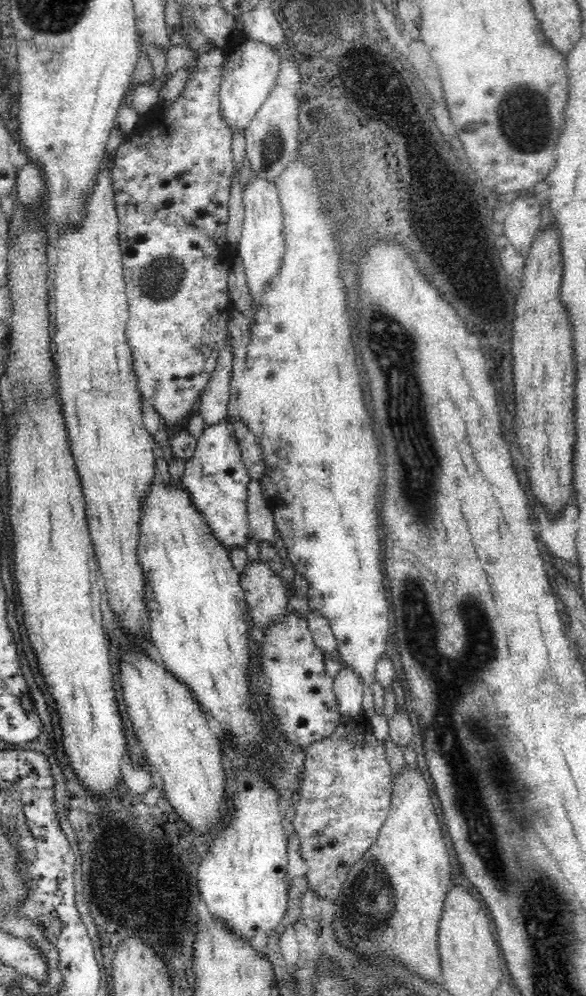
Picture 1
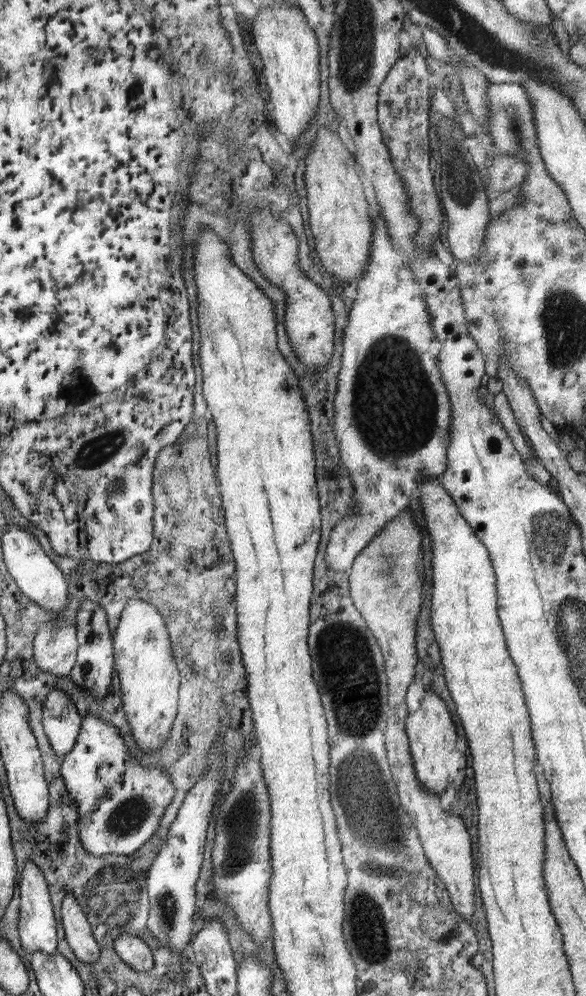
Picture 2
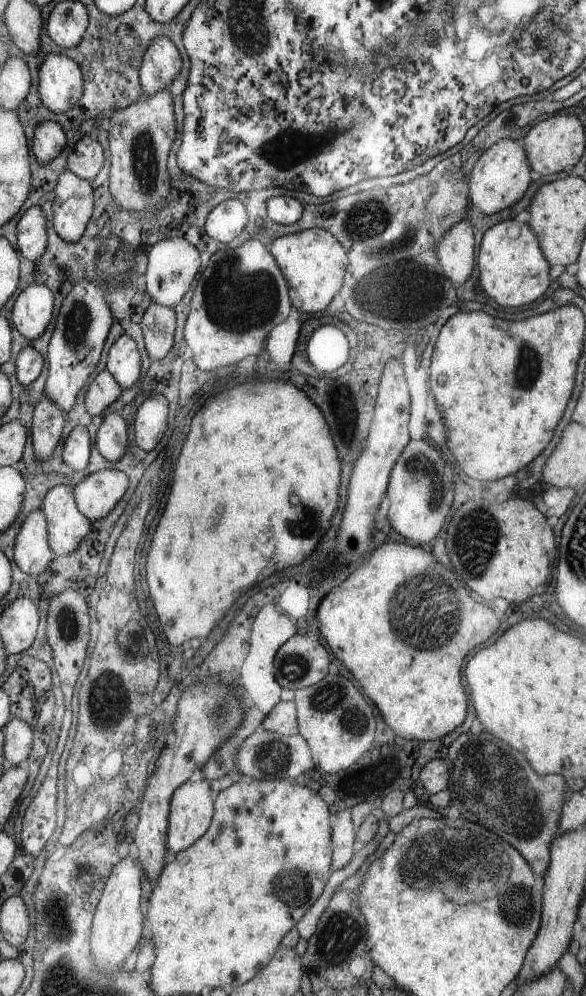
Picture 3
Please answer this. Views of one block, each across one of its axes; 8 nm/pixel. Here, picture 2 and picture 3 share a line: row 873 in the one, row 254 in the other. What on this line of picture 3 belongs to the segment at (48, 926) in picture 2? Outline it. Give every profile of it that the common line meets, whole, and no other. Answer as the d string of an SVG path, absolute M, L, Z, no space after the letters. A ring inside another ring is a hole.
M32 206L20 214L17 247L26 260L36 260L46 252L48 222L40 206Z

